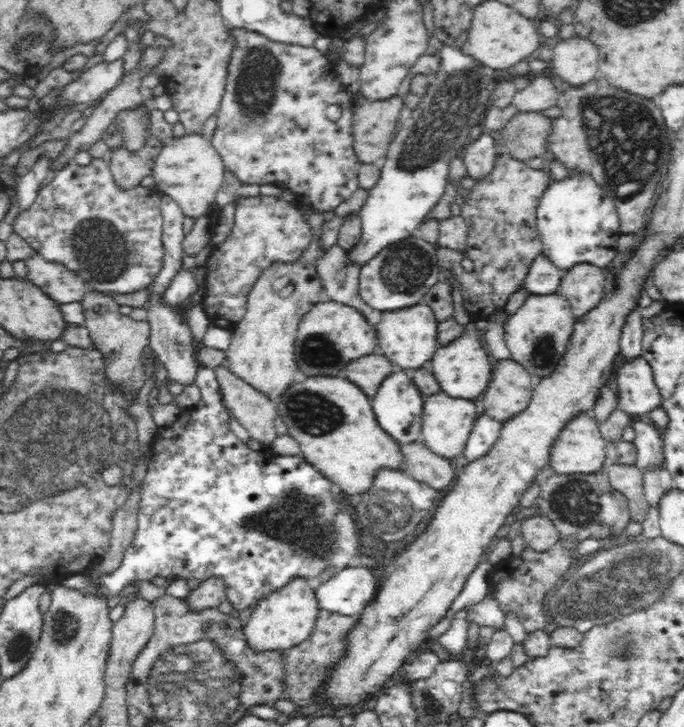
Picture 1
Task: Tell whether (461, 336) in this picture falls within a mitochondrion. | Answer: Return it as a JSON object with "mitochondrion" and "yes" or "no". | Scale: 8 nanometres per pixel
{"mitochondrion":"no"}

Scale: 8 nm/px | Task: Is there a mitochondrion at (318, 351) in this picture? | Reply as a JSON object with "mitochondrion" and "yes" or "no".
{"mitochondrion":"yes"}

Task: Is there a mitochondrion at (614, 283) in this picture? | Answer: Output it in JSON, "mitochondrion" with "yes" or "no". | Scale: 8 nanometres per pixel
{"mitochondrion":"no"}

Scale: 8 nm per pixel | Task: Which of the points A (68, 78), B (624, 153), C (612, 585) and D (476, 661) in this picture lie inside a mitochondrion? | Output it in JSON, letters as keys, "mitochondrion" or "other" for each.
{"A":"other","B":"mitochondrion","C":"mitochondrion","D":"other"}

